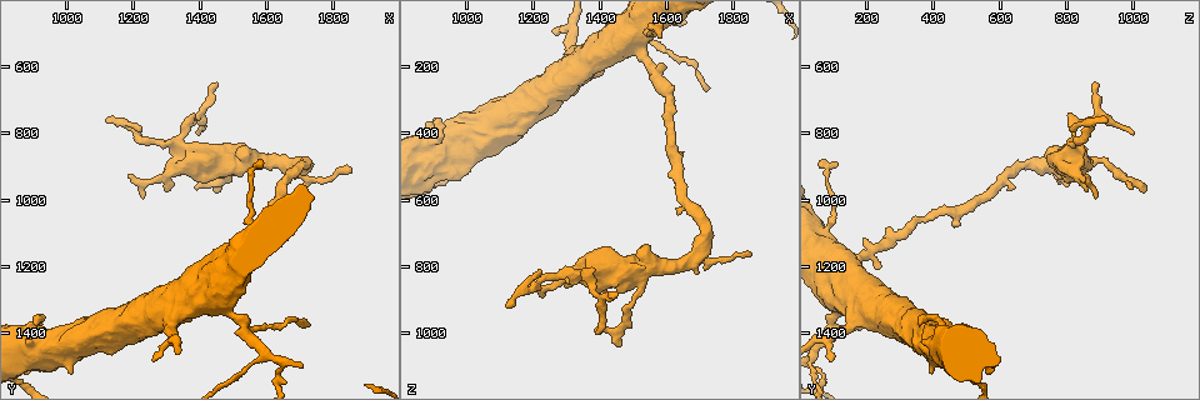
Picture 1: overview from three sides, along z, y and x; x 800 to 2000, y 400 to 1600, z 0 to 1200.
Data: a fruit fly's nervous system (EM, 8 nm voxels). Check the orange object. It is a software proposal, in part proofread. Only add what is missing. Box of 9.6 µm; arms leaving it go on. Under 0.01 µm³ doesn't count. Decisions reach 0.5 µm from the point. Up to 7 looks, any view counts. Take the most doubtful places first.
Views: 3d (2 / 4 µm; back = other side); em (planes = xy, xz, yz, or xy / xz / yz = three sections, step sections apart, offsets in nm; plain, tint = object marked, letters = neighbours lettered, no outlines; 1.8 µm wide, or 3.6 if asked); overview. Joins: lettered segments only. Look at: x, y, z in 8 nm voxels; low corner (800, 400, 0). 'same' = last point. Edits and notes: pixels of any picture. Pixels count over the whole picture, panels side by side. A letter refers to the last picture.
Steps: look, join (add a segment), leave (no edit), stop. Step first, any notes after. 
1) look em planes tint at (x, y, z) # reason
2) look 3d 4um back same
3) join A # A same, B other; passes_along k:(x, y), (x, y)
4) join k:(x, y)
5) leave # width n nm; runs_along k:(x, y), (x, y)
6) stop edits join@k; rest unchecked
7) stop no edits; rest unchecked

look em 3.6um xy step 8 plain at (1400, 740, 900)

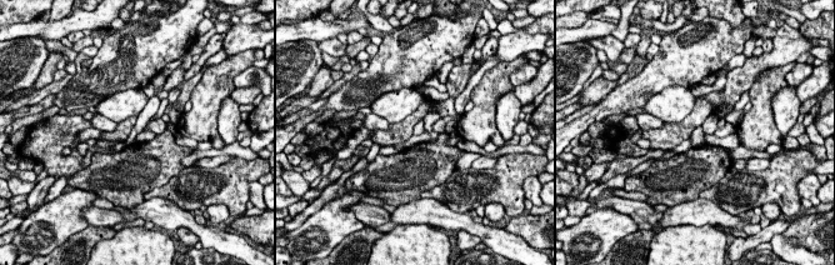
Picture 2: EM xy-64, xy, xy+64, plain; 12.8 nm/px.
look em 3.6um xy step 8 letters same

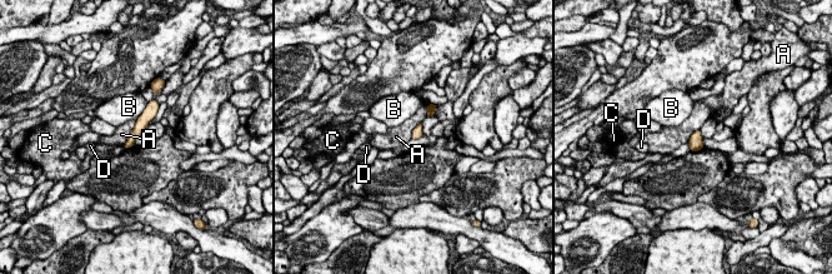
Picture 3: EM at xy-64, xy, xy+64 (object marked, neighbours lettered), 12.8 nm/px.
leave # longest_contact A 380 nm; A other, B other, C other, D other; border 3:(136, 120), (129, 138), (121, 145); none of them fits

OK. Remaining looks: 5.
look em 3.6um planes plain at (1550, 880, 800) # three arms meet

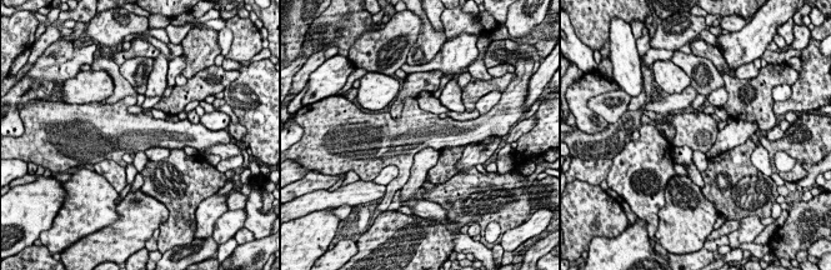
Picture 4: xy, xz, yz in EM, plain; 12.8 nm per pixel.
look em 3.6um planes letters same

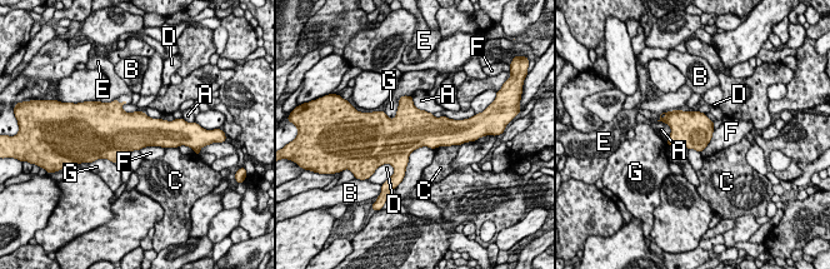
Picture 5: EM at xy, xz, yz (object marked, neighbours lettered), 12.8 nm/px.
leave # A other, B other, C other, D other, E other, F other, G other; border 5:(434, 148), (416, 148), (404, 173); no lettered segment goes on from it

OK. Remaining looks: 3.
look em xy step 4 tint at (1180, 920, 860) # tapers out

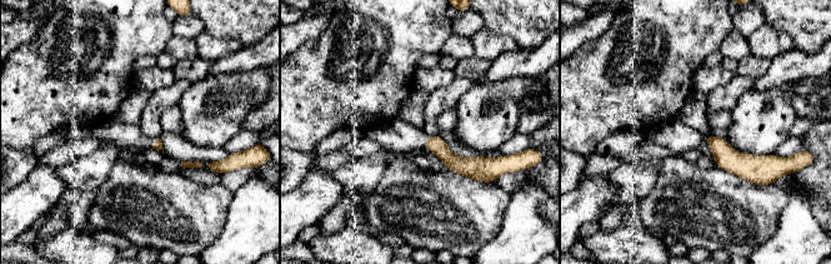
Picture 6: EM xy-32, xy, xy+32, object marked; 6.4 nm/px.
look em xy step 4 letters same # what lies round it

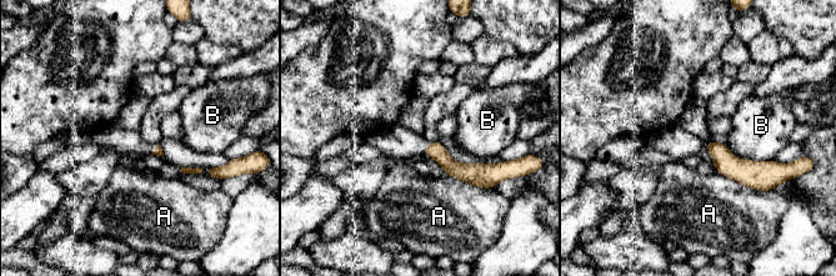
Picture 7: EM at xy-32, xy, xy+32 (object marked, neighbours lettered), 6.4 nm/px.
leave # longest_contact A 360 nm; A other, B other; border 7:(725, 145), (742, 159), (772, 160); none of them fits

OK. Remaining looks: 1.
stop no edits; rest unchecked

